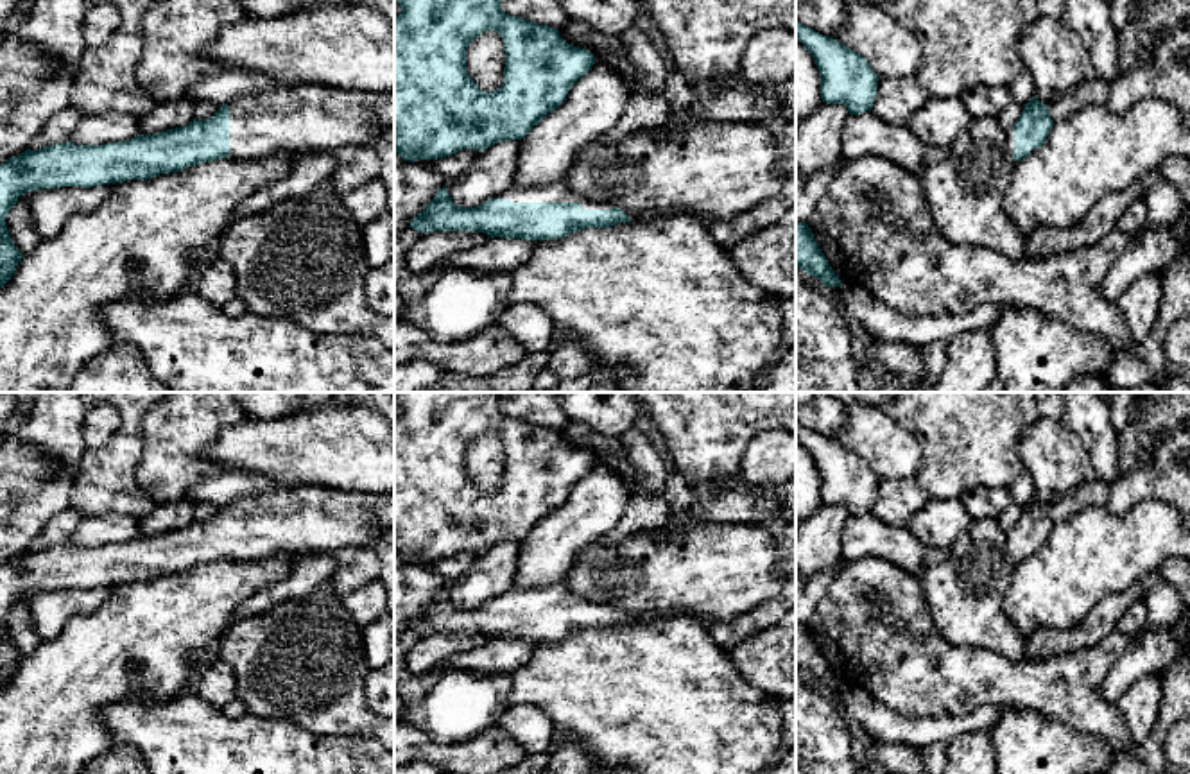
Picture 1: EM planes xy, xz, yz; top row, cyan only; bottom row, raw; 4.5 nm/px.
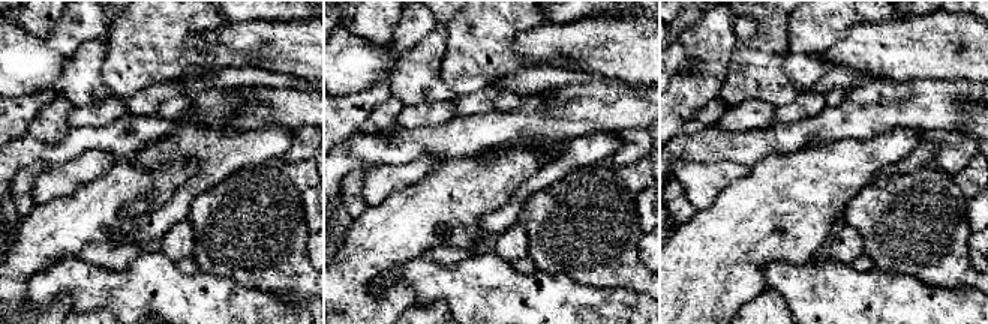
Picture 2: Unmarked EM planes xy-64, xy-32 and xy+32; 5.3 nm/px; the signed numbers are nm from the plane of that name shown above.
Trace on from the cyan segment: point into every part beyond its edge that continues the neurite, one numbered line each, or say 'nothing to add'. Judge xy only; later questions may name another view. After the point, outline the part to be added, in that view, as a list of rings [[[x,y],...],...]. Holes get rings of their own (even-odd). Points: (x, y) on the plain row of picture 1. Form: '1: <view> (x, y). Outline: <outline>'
1: xy (298, 520). Outline: [[[294,486],[246,494],[228,505],[231,561],[265,559],[278,554],[335,552],[367,546],[384,529],[394,529],[394,493],[364,493],[321,486]]]

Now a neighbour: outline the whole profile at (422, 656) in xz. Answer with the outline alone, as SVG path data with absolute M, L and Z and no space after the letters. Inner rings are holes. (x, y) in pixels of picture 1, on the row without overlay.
M475 632L421 634L418 641L412 641L405 647L403 666L410 674L427 674L430 670L437 670L437 665L453 654L468 652L489 640L489 636Z

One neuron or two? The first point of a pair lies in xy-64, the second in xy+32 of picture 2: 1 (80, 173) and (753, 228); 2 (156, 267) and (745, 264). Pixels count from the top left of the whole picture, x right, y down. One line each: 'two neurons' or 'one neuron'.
1: two neurons
2: two neurons

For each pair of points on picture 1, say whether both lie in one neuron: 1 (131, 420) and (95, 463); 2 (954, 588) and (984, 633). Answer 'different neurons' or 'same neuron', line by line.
1: same neuron
2: same neuron

